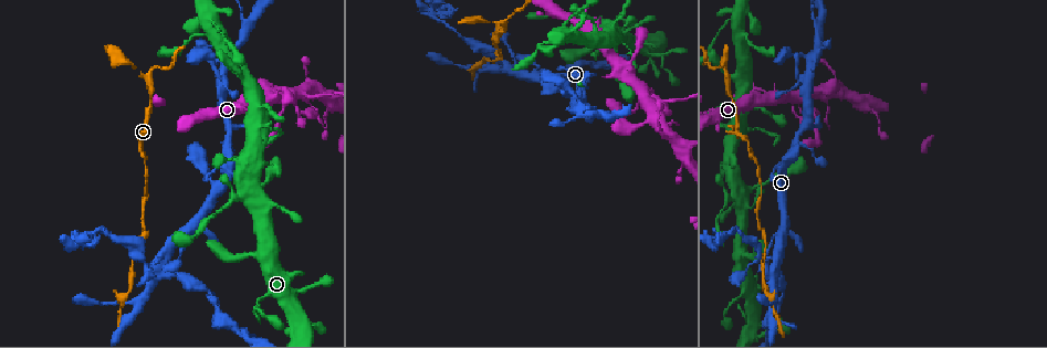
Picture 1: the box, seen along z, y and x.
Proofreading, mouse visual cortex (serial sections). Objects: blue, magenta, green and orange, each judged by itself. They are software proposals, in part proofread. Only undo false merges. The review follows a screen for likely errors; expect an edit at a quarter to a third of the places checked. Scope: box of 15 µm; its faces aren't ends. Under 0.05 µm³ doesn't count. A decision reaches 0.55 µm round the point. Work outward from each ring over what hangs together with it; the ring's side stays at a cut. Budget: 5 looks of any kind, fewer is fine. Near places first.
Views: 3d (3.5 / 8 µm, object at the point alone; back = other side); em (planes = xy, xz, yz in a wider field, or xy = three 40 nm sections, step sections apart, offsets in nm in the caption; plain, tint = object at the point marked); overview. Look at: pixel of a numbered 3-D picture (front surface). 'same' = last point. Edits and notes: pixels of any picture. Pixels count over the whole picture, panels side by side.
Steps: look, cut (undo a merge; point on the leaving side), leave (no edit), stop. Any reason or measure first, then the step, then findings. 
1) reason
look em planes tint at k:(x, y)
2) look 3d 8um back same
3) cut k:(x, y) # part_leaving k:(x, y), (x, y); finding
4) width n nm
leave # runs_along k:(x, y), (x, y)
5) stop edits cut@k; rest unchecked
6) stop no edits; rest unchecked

abrupt turn
look 3d 3.5um at 1:(730, 78)

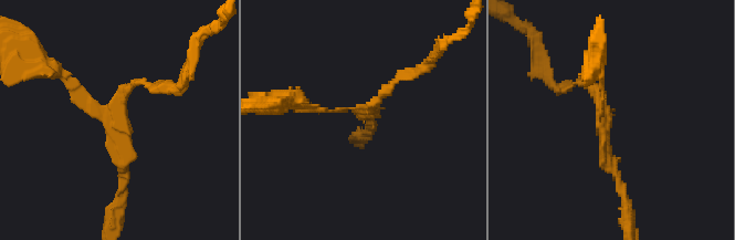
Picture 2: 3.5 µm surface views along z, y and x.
arms 3; arm_widths 100, 150, 200 nm; shape alone is not enough
look em planes tint at 2:(117, 111)

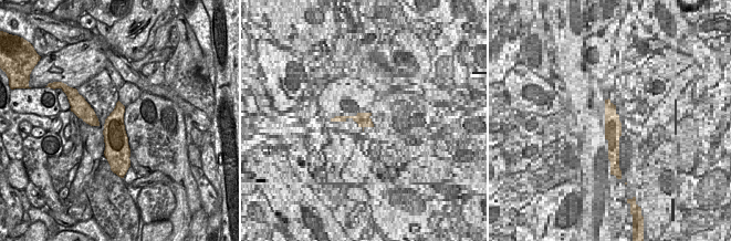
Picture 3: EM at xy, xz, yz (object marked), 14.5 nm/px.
leave # one cell here

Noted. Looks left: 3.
branch point
look 3d 3.5um at 1:(235, 198)

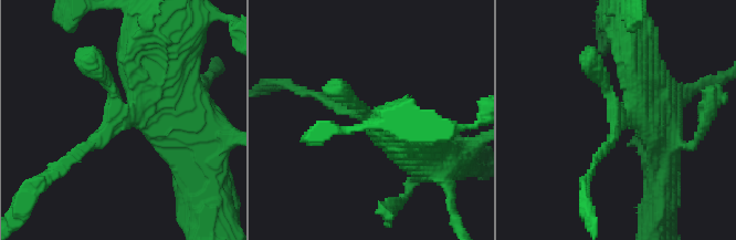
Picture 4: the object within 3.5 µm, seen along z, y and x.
now the EM
look em xy step 5 tint at 4:(617, 117)

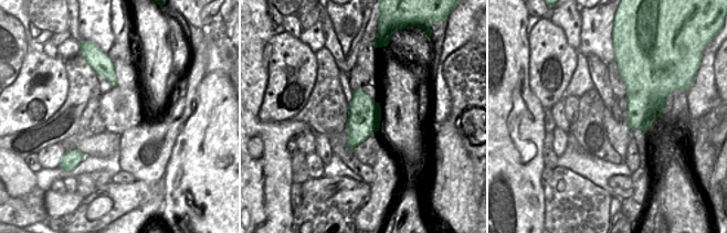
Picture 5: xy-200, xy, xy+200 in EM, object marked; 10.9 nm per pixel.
leave # runs_along 4:(178, 95), (121, 115), (66, 159); continuous, no second cell

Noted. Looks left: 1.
stop no edits; rest unchecked

